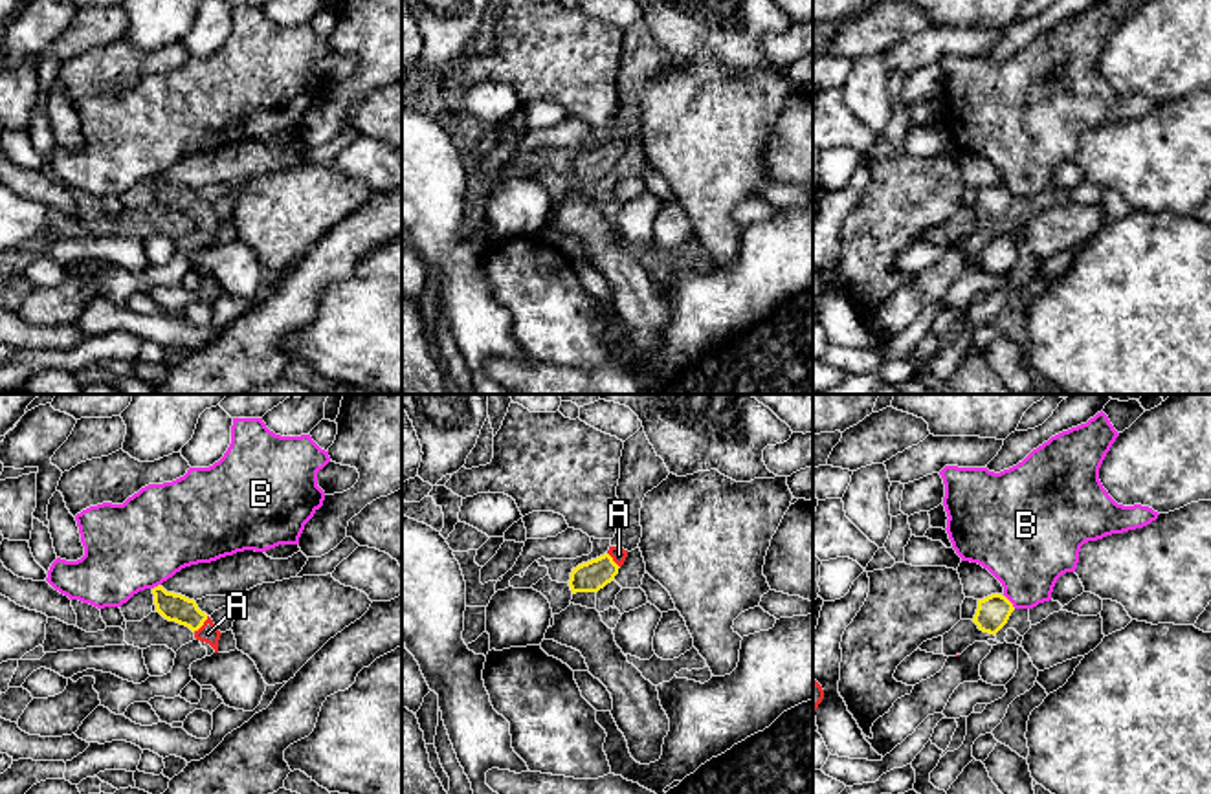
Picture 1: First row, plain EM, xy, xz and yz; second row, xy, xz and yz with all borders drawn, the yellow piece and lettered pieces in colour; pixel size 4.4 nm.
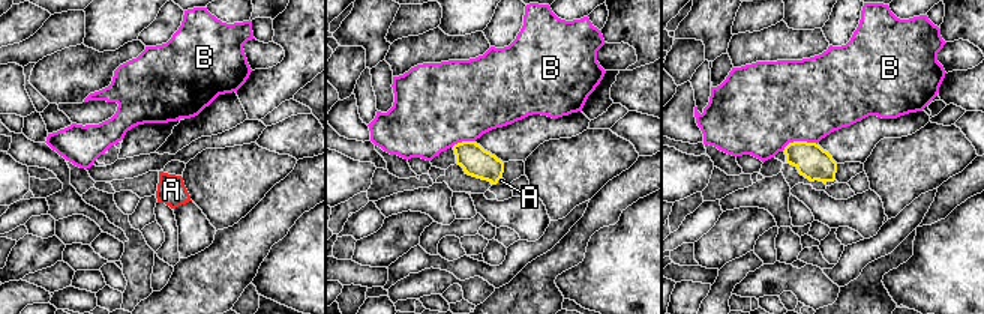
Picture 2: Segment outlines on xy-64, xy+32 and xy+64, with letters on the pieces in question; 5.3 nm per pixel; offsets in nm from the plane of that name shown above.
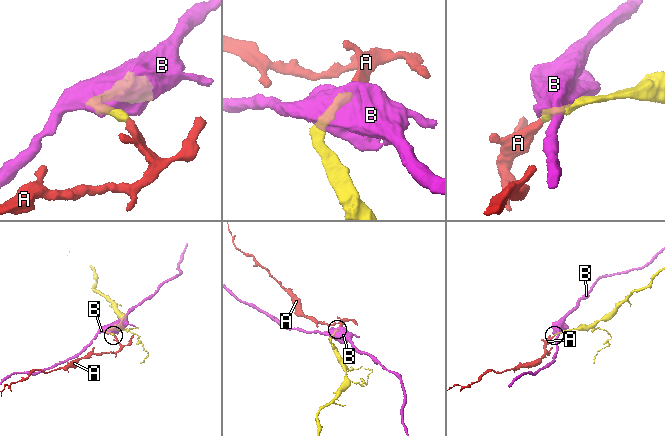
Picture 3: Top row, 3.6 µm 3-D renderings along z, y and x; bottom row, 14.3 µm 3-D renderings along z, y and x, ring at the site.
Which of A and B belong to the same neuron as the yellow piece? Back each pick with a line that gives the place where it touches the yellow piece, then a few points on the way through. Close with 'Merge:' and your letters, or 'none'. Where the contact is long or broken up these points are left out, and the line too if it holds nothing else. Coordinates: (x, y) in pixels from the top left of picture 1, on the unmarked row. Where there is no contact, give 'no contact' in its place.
A: contact xy (200, 215); way xy (175, 197), (188, 202), (200, 215), (208, 222)
Merge: A

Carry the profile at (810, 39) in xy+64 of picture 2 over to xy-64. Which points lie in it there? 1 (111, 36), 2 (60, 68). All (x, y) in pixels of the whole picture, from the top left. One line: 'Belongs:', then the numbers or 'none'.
Belongs: 2

